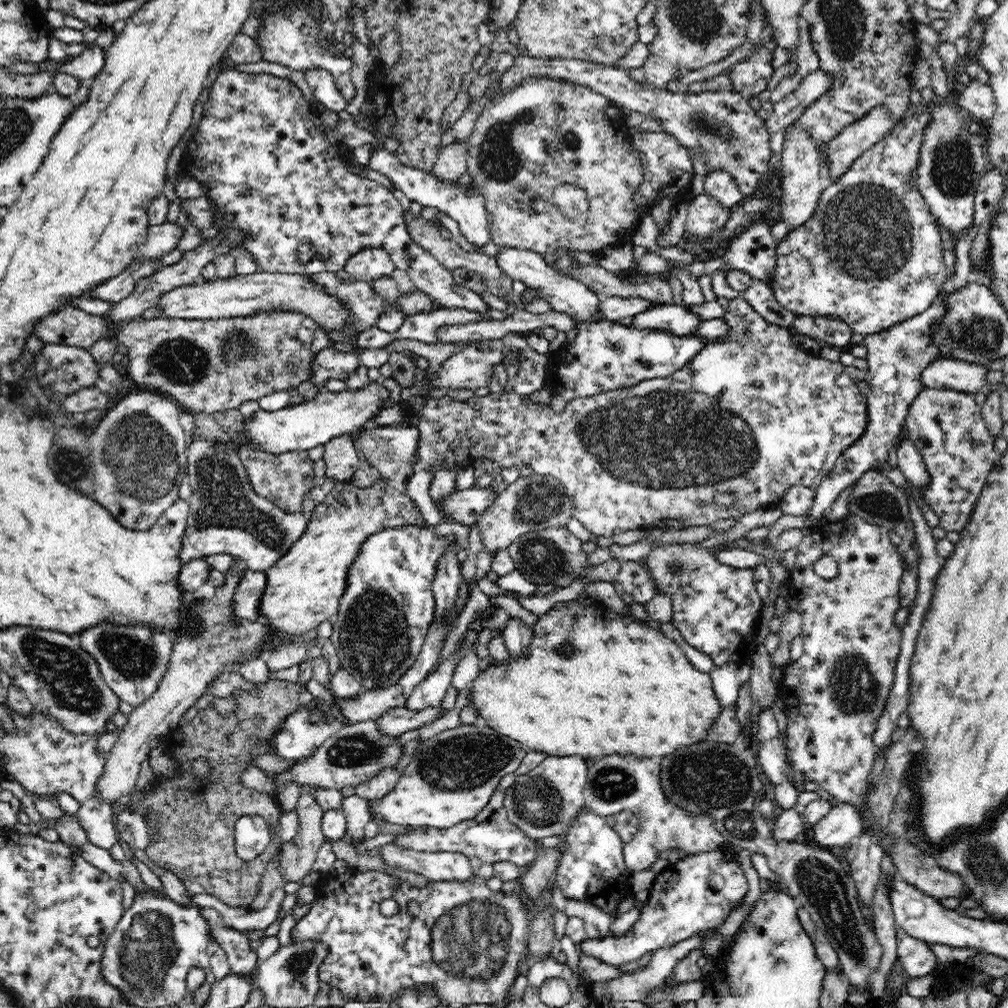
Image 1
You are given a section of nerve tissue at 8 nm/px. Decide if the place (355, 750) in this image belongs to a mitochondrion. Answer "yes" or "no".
yes

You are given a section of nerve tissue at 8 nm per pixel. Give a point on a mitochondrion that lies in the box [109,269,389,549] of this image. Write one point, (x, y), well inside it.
(180, 360)

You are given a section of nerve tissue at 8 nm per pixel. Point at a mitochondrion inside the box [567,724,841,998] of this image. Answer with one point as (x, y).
(712, 778)

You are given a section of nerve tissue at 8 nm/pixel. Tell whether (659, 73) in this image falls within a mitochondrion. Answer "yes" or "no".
no

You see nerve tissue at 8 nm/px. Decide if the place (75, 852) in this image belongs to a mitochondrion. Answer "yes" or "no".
no

